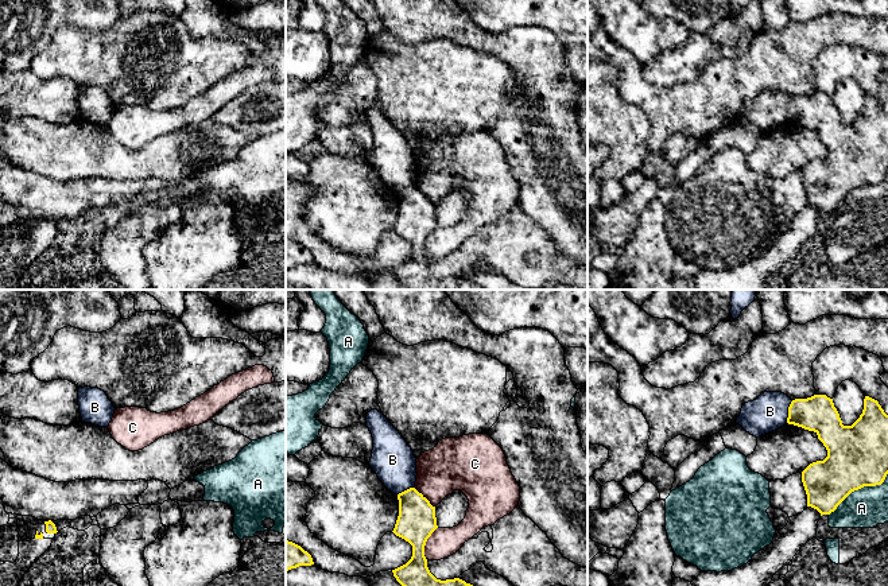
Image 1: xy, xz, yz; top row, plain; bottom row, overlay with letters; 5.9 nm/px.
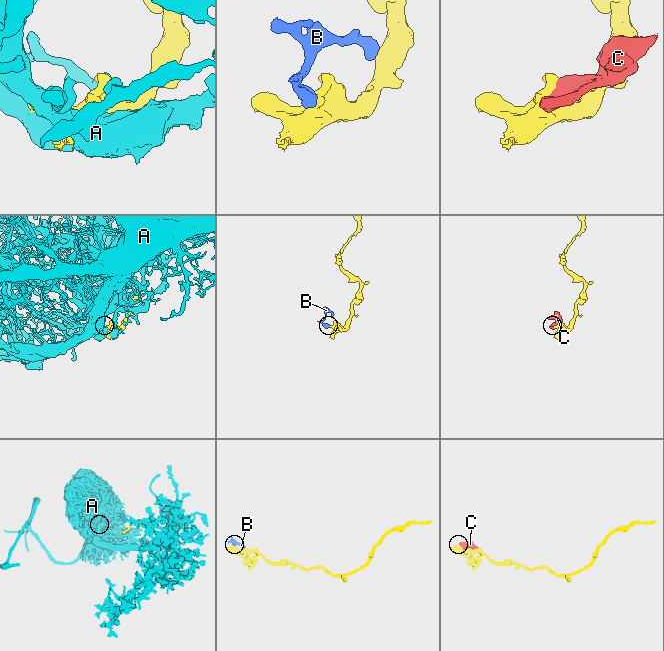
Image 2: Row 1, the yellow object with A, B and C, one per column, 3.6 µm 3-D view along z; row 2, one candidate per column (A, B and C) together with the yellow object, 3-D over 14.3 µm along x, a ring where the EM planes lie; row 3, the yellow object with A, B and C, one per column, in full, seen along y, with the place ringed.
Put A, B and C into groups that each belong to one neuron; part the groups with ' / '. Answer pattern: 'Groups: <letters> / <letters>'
Groups: A B / C

